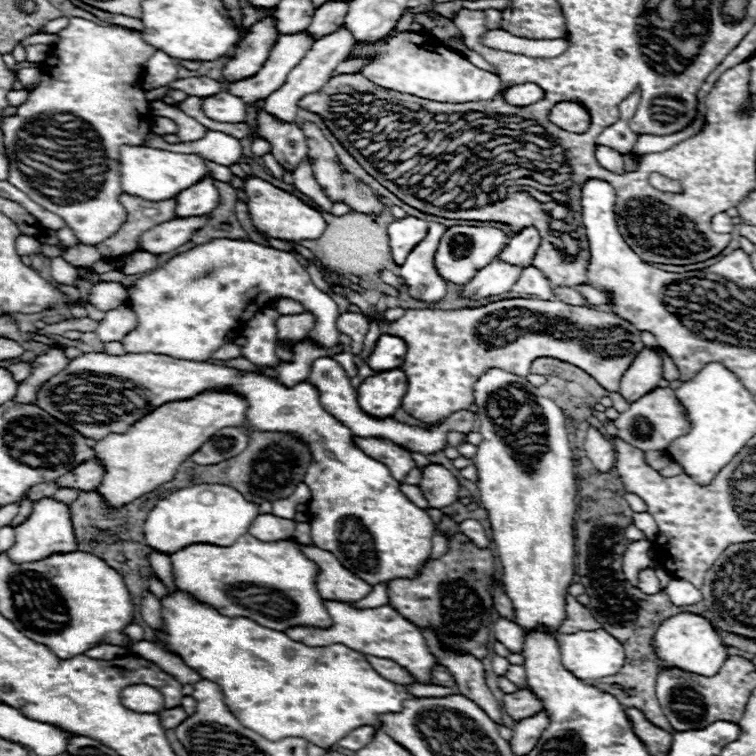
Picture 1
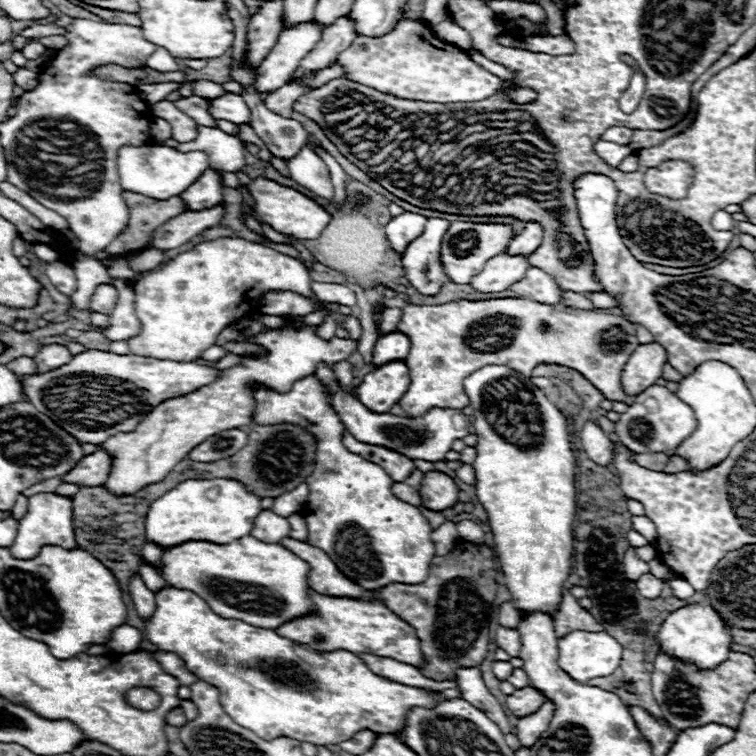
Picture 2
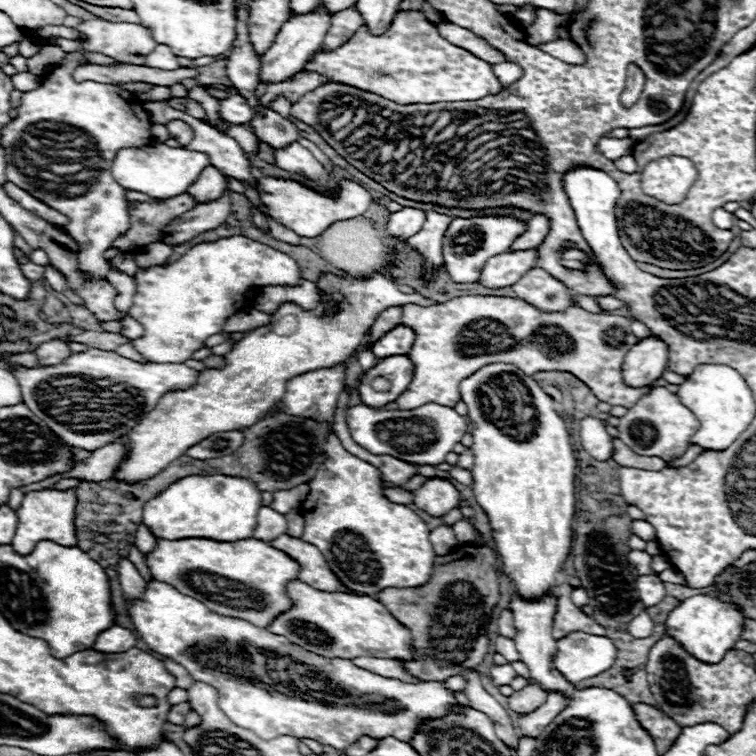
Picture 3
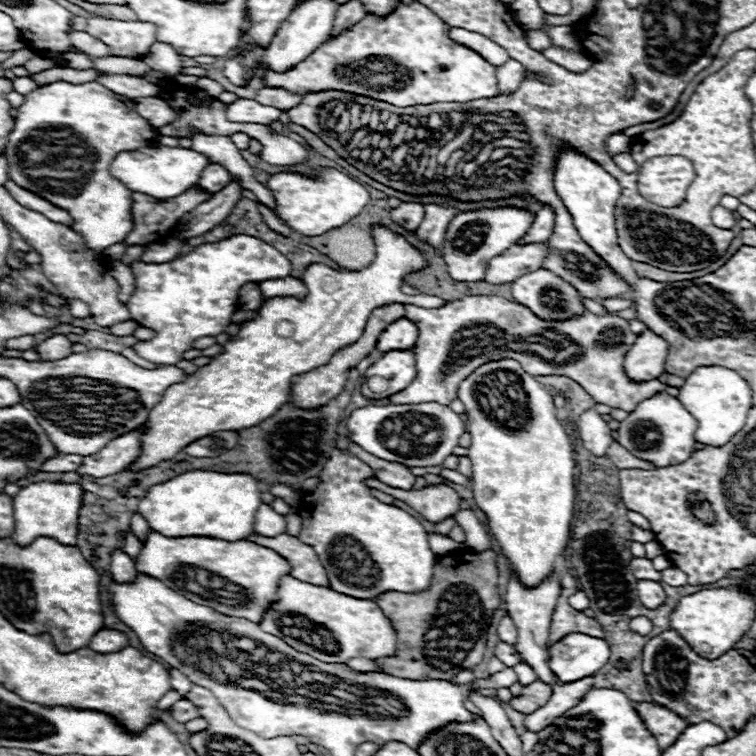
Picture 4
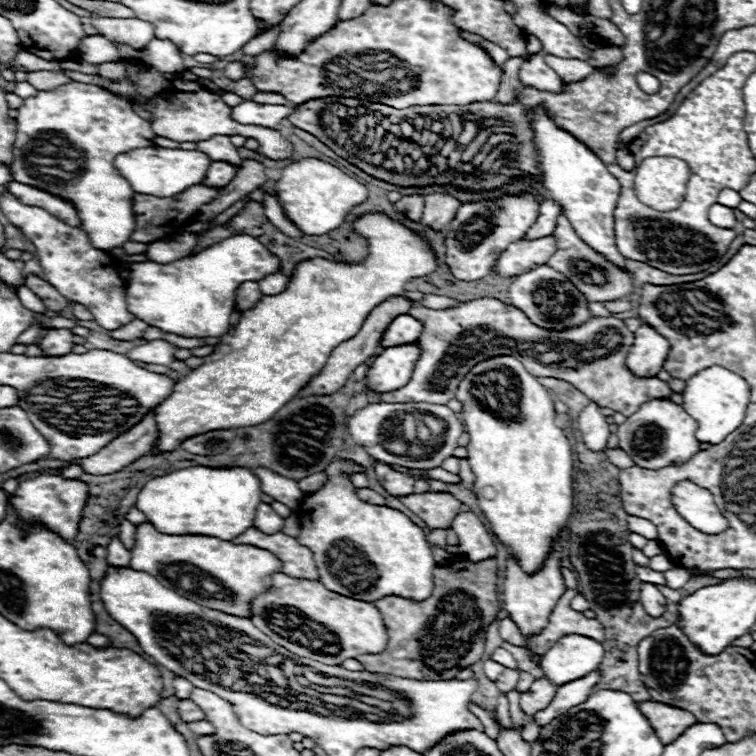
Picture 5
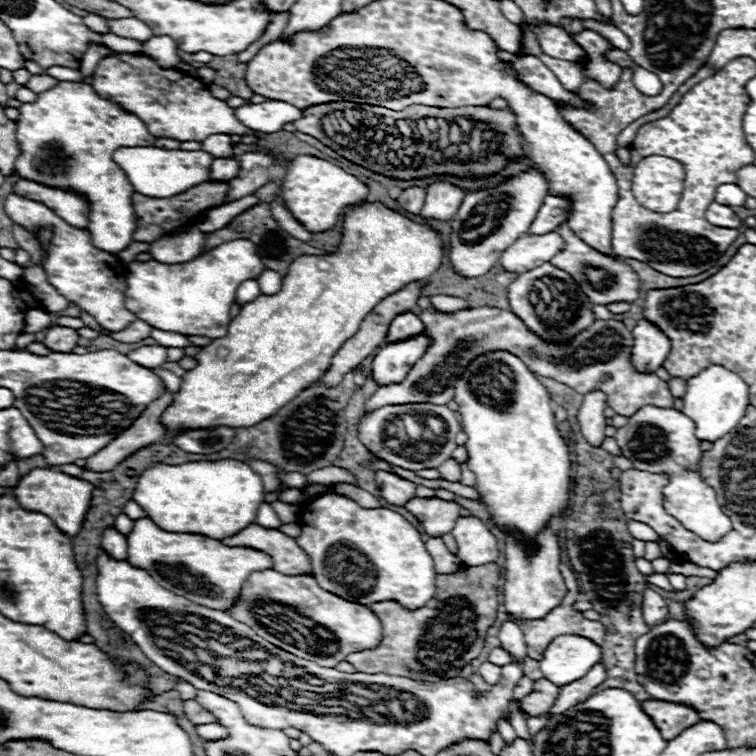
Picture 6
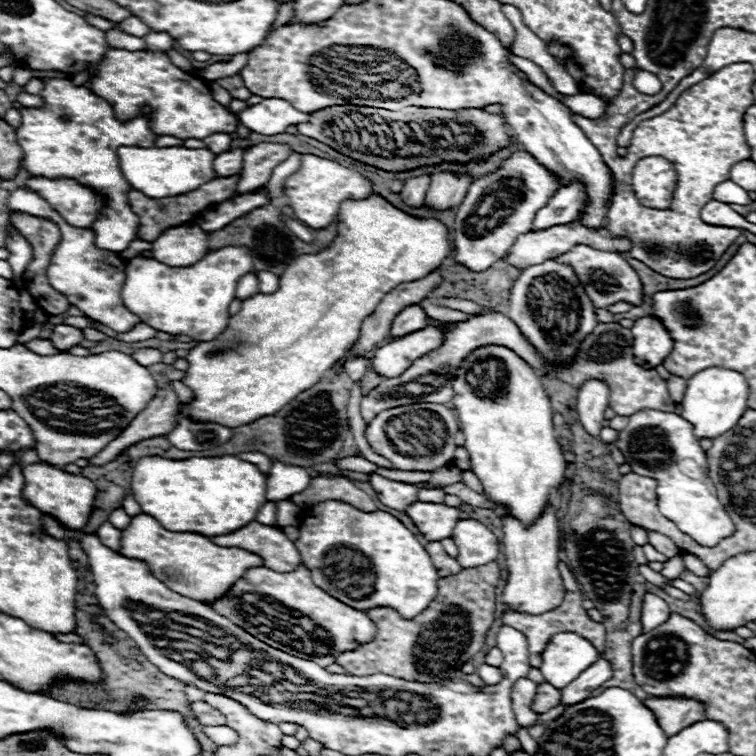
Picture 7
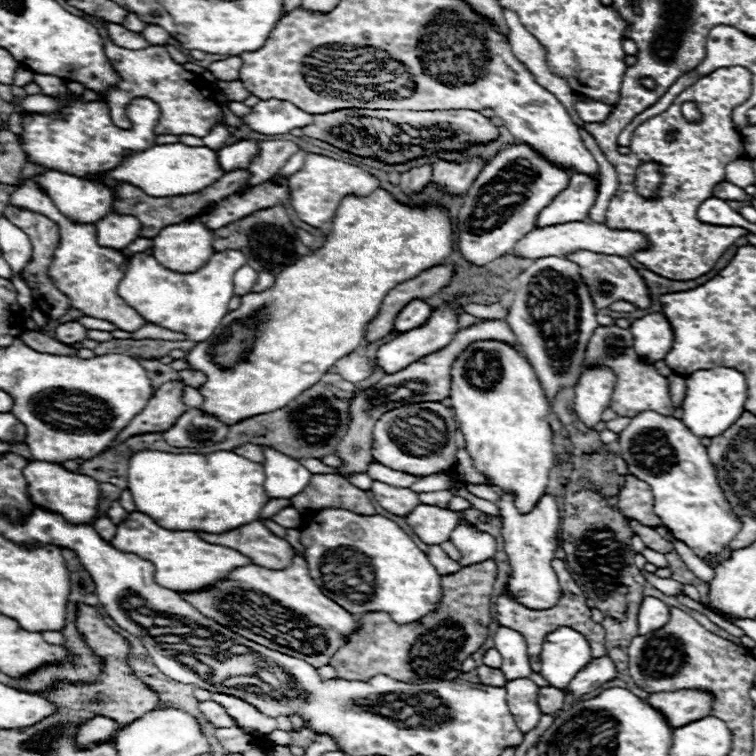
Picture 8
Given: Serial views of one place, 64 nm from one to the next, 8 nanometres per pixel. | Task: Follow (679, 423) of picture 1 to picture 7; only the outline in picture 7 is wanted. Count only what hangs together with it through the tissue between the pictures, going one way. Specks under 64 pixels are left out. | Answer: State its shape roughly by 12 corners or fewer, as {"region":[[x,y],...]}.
{"region":[[640,410],[618,432],[662,516],[714,548],[736,530],[682,416]]}

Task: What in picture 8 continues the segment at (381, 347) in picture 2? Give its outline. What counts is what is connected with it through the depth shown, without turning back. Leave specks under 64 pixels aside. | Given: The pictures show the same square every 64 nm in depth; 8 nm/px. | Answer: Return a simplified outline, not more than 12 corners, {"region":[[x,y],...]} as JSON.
{"region":[[412,300],[396,318],[394,328],[408,332],[430,318],[426,300]]}

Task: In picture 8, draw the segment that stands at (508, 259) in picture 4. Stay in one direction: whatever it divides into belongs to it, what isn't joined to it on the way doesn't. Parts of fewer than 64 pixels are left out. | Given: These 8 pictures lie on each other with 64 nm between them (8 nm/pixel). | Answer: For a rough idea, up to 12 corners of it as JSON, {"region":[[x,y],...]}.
{"region":[[598,222],[538,228],[514,252],[522,258],[588,250],[634,256],[640,232]]}

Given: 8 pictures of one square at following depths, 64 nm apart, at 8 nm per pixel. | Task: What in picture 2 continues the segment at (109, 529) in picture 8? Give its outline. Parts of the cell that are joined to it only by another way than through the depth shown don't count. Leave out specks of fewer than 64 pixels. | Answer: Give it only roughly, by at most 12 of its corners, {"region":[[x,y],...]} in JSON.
{"region":[[138,574],[130,578],[128,592],[138,614],[154,612],[154,594]]}

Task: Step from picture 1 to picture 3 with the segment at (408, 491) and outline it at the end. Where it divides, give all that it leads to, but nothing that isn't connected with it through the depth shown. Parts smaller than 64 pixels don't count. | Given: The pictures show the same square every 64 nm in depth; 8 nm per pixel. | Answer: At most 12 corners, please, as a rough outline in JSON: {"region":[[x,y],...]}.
{"region":[[404,488],[384,490],[390,502],[412,504]]}

